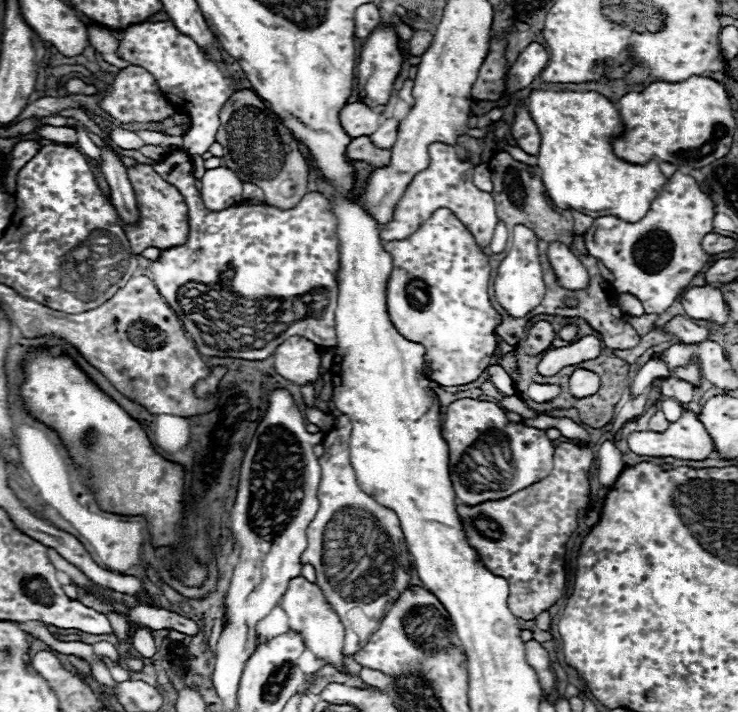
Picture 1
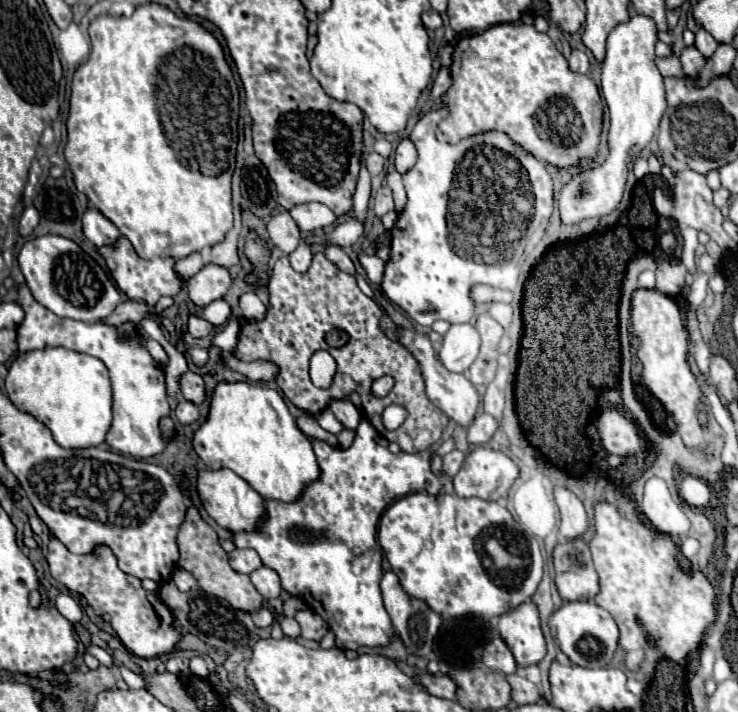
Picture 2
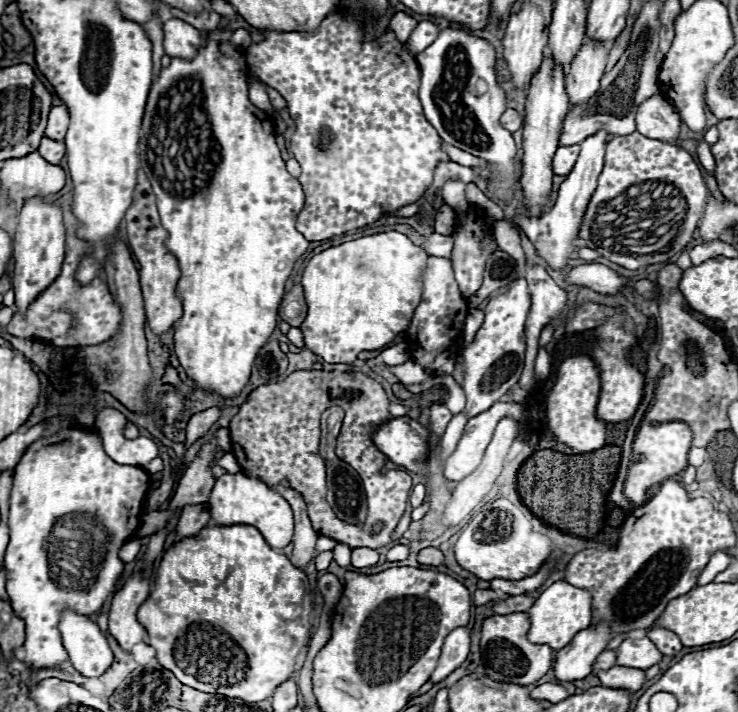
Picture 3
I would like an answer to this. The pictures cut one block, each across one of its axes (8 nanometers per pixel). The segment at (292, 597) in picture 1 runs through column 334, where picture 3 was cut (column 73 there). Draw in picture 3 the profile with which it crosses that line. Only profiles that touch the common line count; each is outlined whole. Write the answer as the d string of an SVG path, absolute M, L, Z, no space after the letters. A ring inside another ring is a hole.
M70 610L62 612L60 632L72 666L84 678L100 678L112 664L112 650L98 624Z

